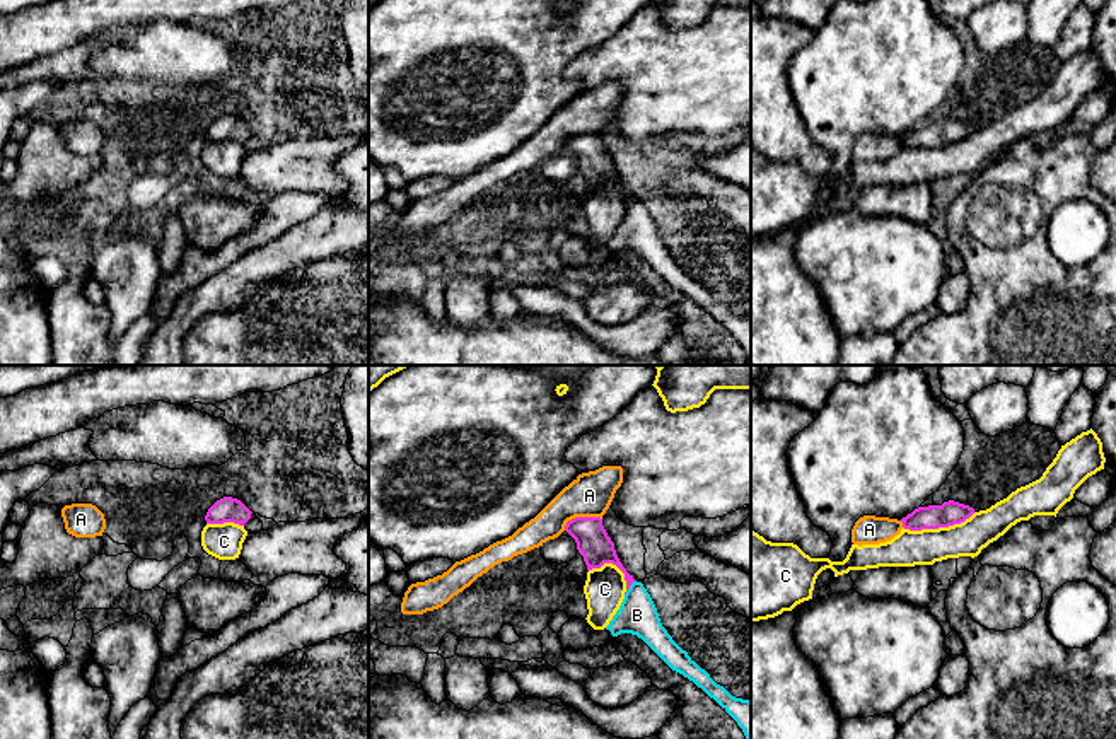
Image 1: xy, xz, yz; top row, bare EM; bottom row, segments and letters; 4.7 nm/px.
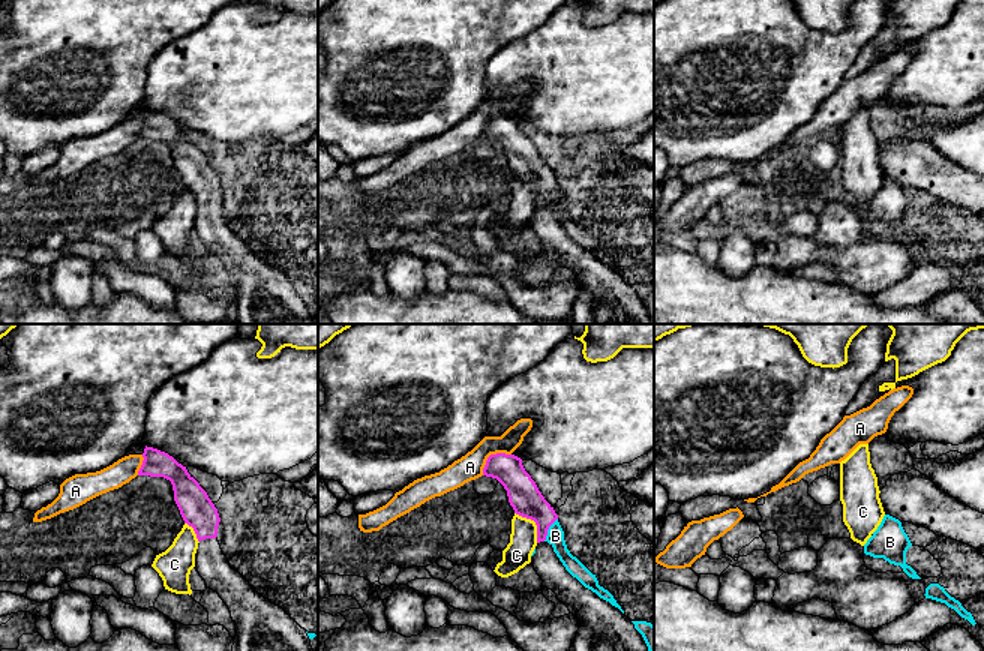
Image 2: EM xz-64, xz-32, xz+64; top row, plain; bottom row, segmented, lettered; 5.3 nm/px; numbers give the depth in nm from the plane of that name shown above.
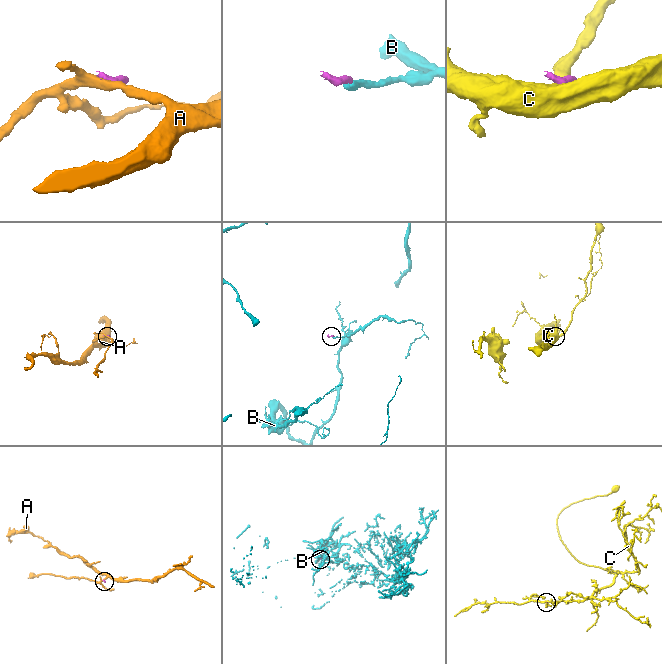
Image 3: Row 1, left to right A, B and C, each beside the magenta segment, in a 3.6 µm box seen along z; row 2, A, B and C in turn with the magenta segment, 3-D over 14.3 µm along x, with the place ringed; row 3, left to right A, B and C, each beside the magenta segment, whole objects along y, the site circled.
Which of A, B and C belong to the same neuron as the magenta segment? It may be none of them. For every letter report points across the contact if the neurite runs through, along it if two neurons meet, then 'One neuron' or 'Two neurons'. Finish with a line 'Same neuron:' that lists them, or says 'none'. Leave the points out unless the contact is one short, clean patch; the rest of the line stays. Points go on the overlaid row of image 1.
A: Boundary: xz (599, 516), (575, 516), (563, 529). Two neurons
B: Boundary: xz (635, 581), (625, 594). Two neurons
C: Boundary: yz (975, 512), (947, 526), (903, 528). Two neurons
Same neuron: none

